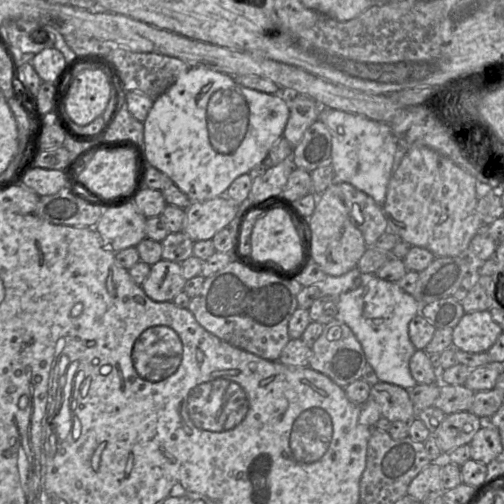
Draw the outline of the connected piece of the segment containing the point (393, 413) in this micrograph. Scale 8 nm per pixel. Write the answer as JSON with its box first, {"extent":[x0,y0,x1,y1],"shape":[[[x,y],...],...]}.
{"extent":[370,381,416,423],"shape":[[[378,381],[371,387],[370,400],[379,405],[382,417],[390,422],[410,423],[416,417],[408,390],[400,386]]]}

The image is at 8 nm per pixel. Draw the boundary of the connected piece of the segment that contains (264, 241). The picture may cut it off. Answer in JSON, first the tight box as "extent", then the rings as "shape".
{"extent":[251,208,303,268],"shape":[[[278,208],[259,219],[253,227],[251,251],[252,256],[257,260],[275,261],[284,268],[296,268],[302,259],[303,248],[292,215],[288,211]]]}

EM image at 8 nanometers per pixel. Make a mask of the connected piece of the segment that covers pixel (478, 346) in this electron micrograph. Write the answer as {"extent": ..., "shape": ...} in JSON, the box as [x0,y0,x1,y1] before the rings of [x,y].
{"extent":[452,310,502,353],"shape":[[[489,310],[465,313],[453,329],[452,347],[468,353],[484,353],[502,333]]]}

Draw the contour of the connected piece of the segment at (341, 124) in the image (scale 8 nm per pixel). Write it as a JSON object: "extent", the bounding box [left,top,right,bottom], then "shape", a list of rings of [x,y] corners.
{"extent":[318,108,400,206],"shape":[[[320,108],[318,119],[326,125],[332,136],[330,162],[334,182],[351,184],[382,206],[392,173],[400,163],[400,148],[390,124],[330,108]]]}

